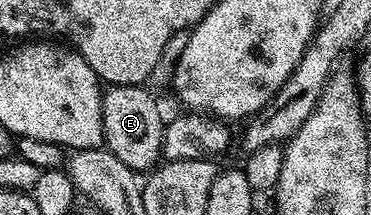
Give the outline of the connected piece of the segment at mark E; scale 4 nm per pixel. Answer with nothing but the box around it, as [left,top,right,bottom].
[101,84,165,174]

